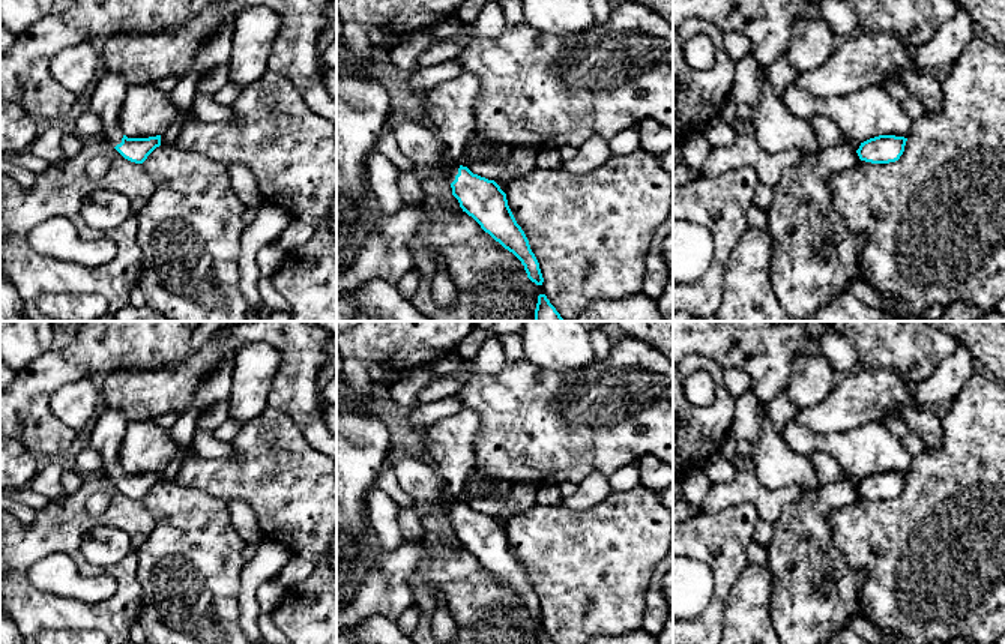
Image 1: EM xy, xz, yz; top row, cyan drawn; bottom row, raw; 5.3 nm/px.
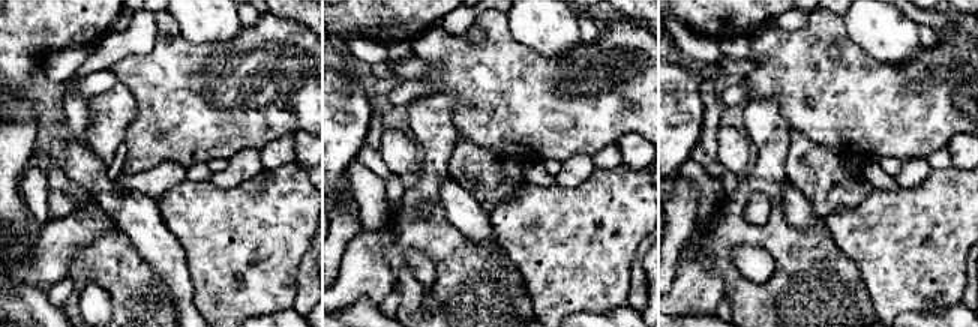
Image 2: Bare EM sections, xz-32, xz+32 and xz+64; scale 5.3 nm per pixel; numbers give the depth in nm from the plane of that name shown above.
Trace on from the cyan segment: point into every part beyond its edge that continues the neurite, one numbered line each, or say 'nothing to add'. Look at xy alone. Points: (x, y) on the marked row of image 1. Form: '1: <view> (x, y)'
1: xy (110, 92)

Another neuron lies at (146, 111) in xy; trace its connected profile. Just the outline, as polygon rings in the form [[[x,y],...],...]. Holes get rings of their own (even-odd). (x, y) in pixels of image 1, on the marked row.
[[[153,84],[129,86],[122,104],[119,123],[128,138],[149,138],[165,132],[179,117],[179,107],[170,93]]]

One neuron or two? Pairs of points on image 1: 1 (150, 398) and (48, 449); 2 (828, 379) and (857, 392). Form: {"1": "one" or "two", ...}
{"1": "two", "2": "two"}

